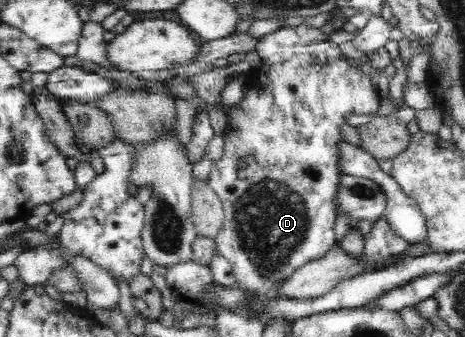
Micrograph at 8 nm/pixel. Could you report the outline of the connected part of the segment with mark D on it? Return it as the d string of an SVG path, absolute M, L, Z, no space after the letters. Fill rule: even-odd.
M302 22L296 27L281 27L277 31L262 37L256 44L256 52L263 60L267 61L270 67L269 81L260 86L260 91L251 88L247 95L235 106L231 106L226 112L228 126L223 138L225 138L225 149L223 155L213 161L211 173L209 173L209 185L215 190L217 196L222 201L224 209L224 221L219 234L214 240L218 246L218 251L223 258L227 259L229 266L233 268L235 274L235 287L241 288L243 292L251 295L265 295L269 300L281 300L280 286L287 282L296 270L303 265L323 258L333 247L336 247L335 239L335 219L337 219L337 195L339 195L339 181L343 177L341 172L341 158L339 158L339 141L341 141L341 127L345 125L345 117L349 113L355 114L375 114L379 109L381 99L377 92L377 87L373 85L371 77L365 74L357 64L354 64L343 53L337 43L331 41L329 34L326 35L320 28L311 28Z

